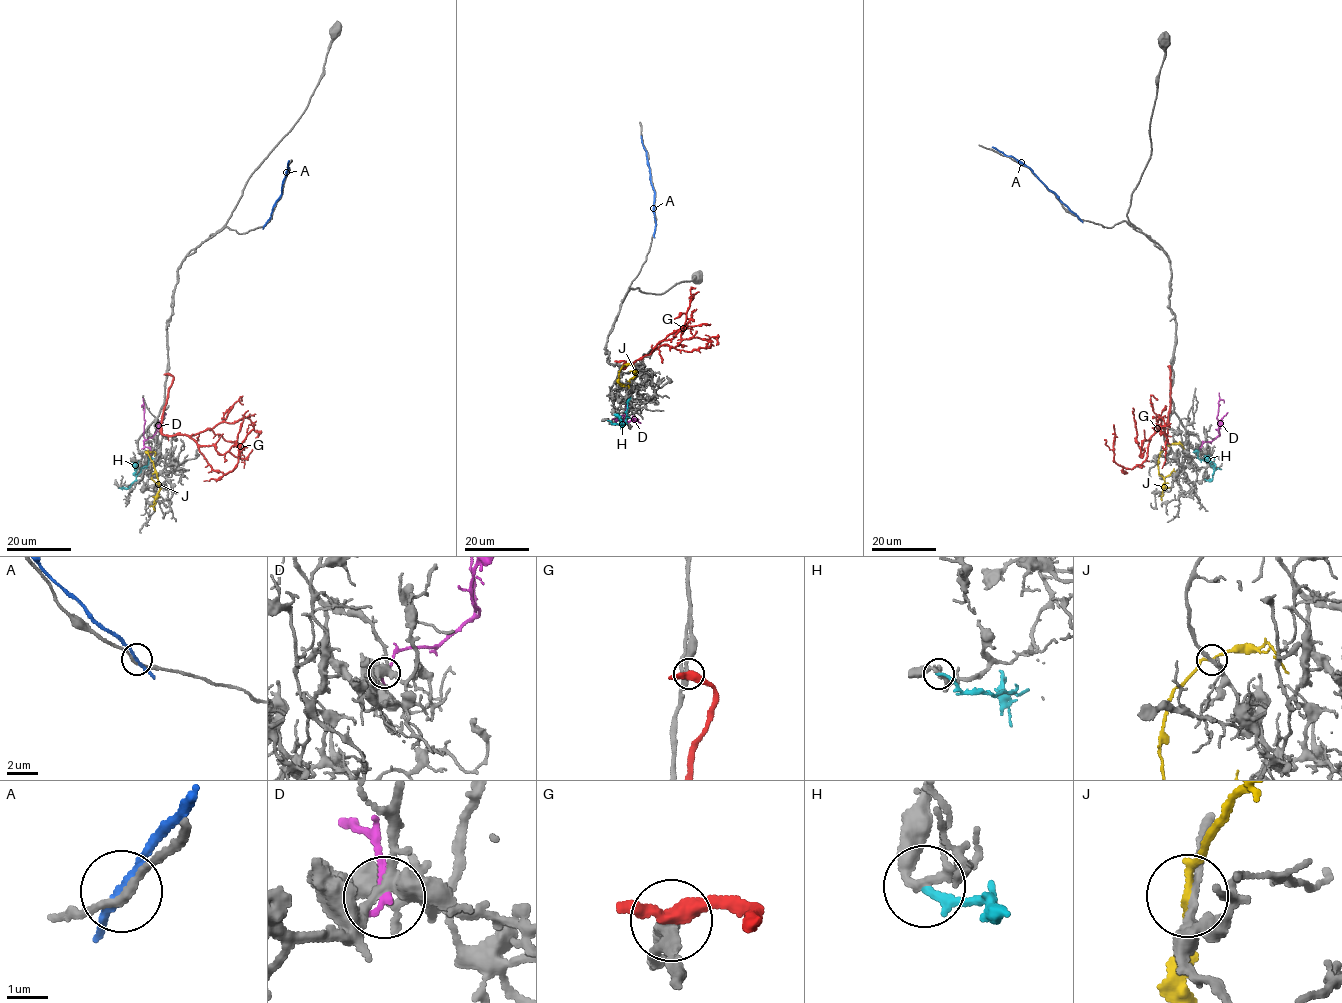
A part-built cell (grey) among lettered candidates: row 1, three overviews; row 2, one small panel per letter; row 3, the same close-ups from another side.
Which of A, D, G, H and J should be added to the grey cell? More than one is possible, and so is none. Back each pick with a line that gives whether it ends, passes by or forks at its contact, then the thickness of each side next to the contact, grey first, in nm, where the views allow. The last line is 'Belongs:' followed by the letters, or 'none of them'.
Belongs: none of them

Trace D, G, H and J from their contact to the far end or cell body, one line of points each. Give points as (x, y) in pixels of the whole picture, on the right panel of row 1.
D: (1200, 447), (1219, 435), (1216, 416), (1219, 393)
G: (1170, 366), (1168, 421), (1151, 437), (1147, 456), (1141, 464), (1125, 468), (1114, 460), (1114, 424)
H: (1205, 478), (1211, 480), (1214, 464), (1199, 459), (1193, 452)
J: (1168, 446), (1160, 453), (1158, 466), (1164, 480), (1162, 501)

